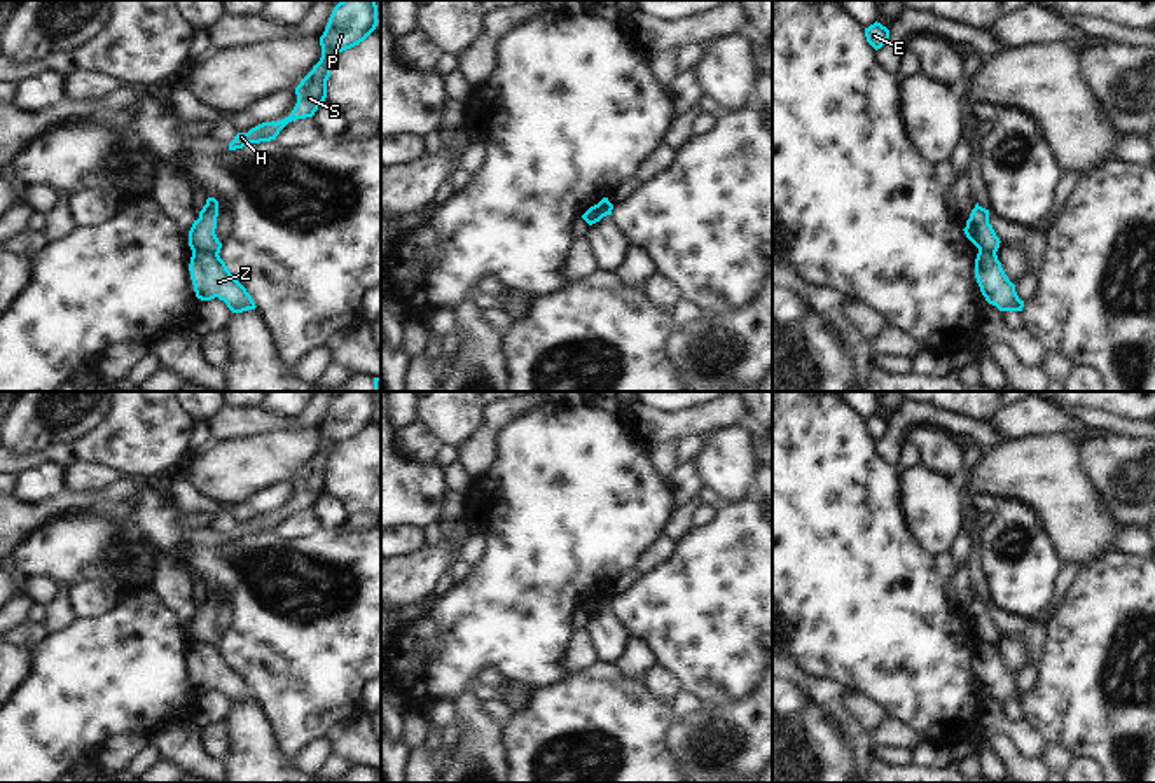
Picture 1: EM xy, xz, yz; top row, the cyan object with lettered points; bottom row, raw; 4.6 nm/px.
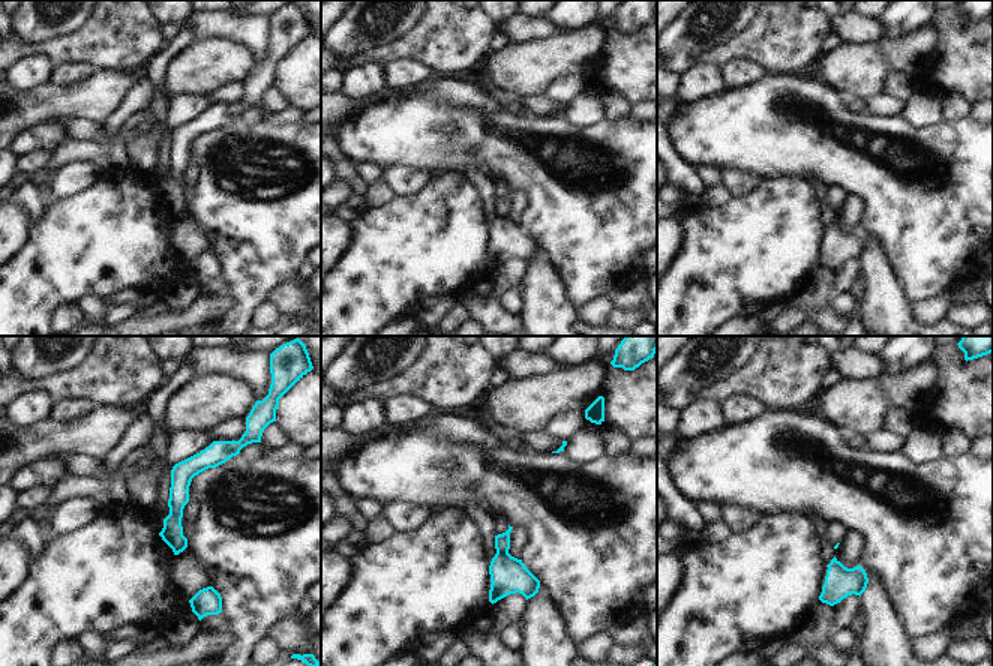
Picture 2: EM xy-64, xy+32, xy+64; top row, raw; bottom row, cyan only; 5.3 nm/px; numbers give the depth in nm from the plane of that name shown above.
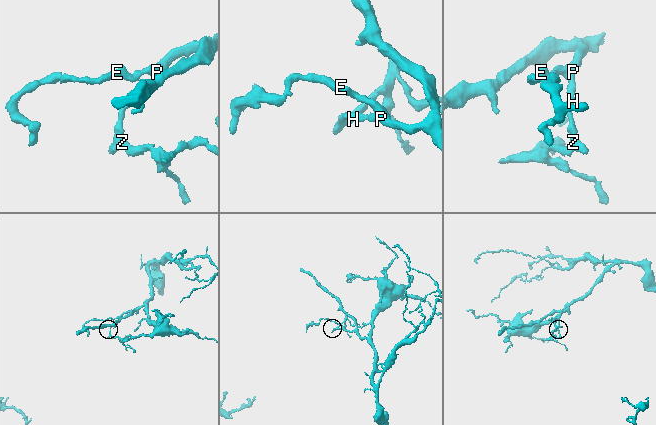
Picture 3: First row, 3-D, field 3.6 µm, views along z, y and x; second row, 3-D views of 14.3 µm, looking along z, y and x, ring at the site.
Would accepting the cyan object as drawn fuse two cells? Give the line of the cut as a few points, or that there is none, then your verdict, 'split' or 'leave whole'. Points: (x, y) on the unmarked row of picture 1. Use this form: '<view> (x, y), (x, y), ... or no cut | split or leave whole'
xy (193, 642), (208, 642), (217, 647) | split

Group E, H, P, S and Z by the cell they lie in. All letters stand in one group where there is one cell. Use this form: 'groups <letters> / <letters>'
groups E H P S / Z

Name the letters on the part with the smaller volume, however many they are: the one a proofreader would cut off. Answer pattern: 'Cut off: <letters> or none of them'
Cut off: Z

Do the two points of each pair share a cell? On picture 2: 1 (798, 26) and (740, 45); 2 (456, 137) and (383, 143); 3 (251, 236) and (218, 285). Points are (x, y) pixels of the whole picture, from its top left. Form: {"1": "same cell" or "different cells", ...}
{"1": "same cell", "2": "same cell", "3": "different cells"}

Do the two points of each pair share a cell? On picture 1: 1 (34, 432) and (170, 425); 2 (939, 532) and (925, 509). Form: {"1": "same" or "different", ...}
{"1": "different", "2": "same"}

